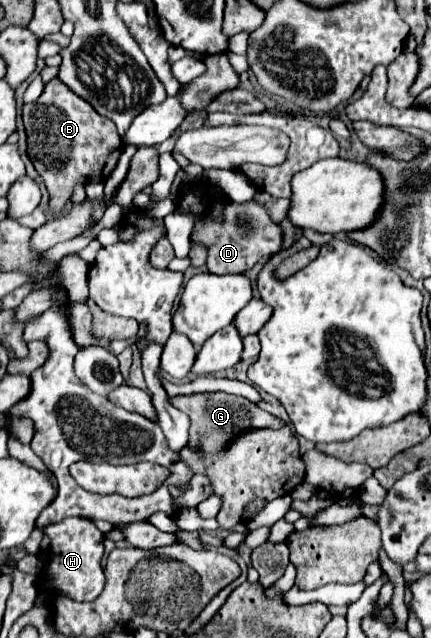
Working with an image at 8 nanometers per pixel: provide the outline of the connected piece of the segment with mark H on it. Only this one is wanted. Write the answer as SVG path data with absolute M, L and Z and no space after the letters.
M64 518L58 524L46 526L44 534L50 538L48 572L56 578L56 586L74 600L96 600L104 590L104 572L98 568L104 554L104 534L94 522L84 518Z

